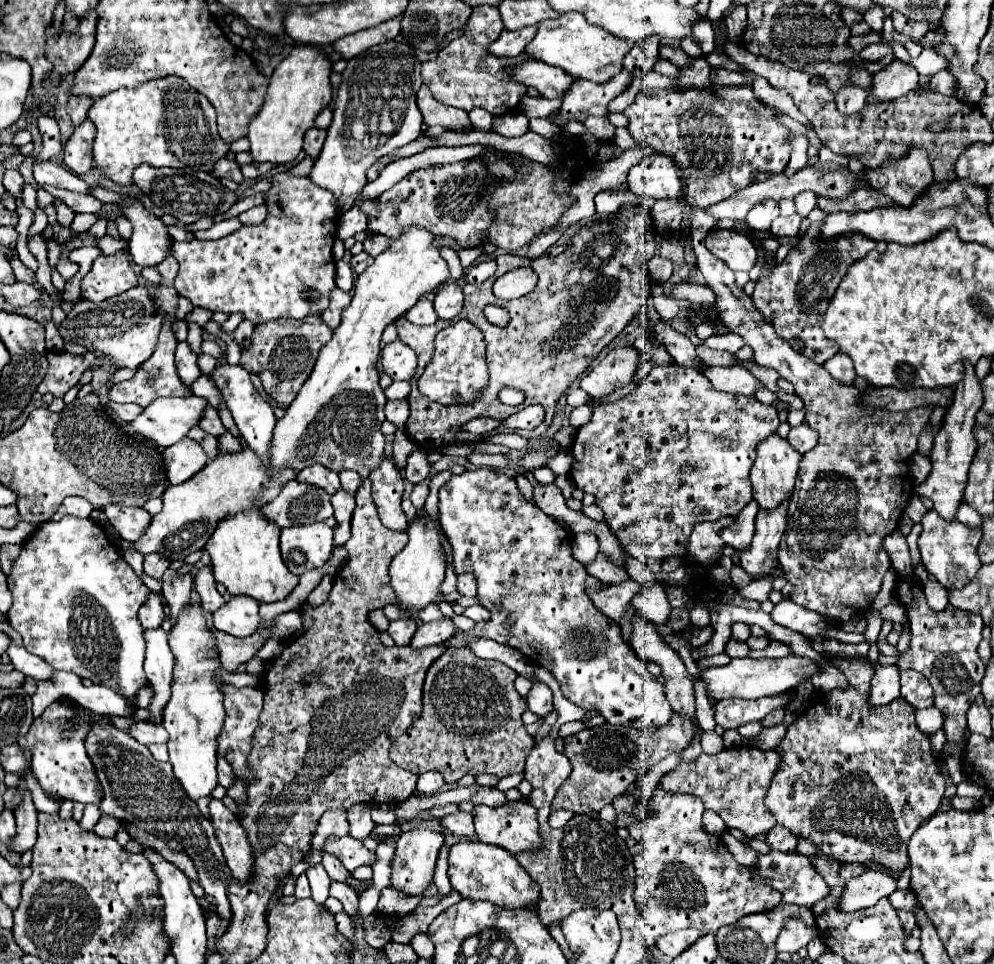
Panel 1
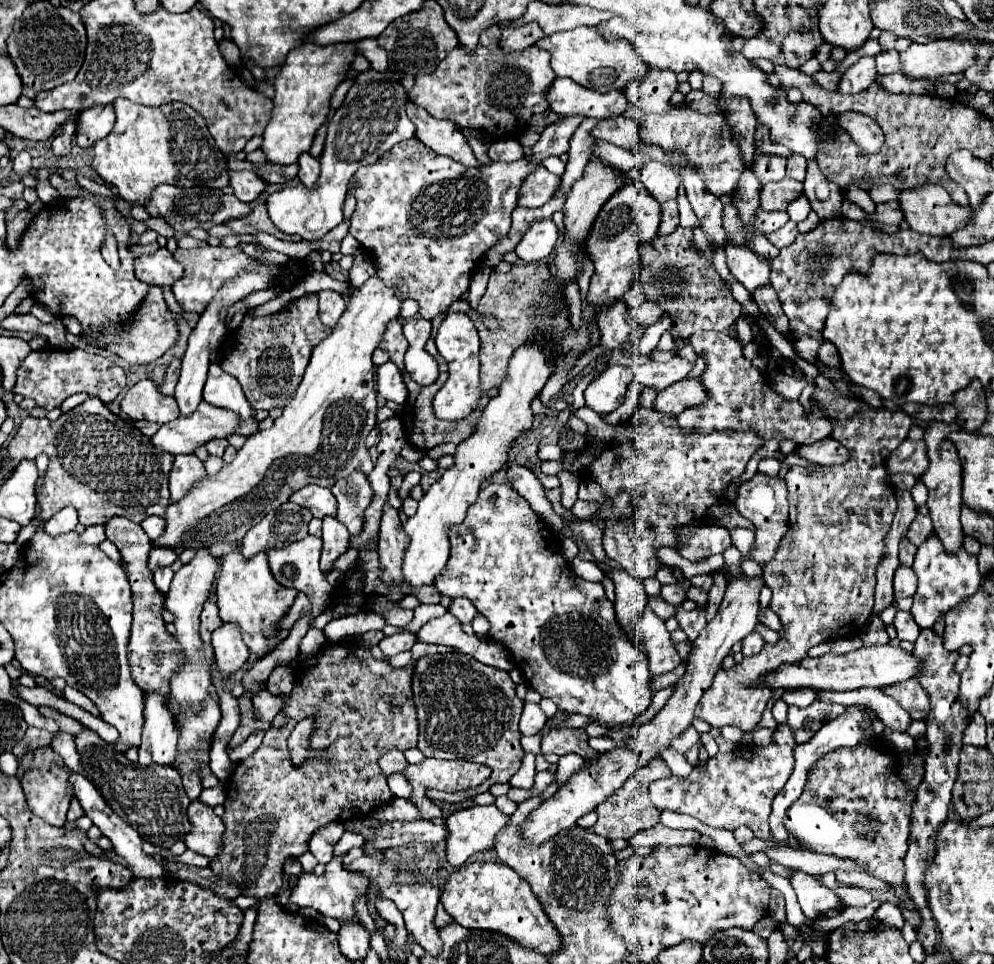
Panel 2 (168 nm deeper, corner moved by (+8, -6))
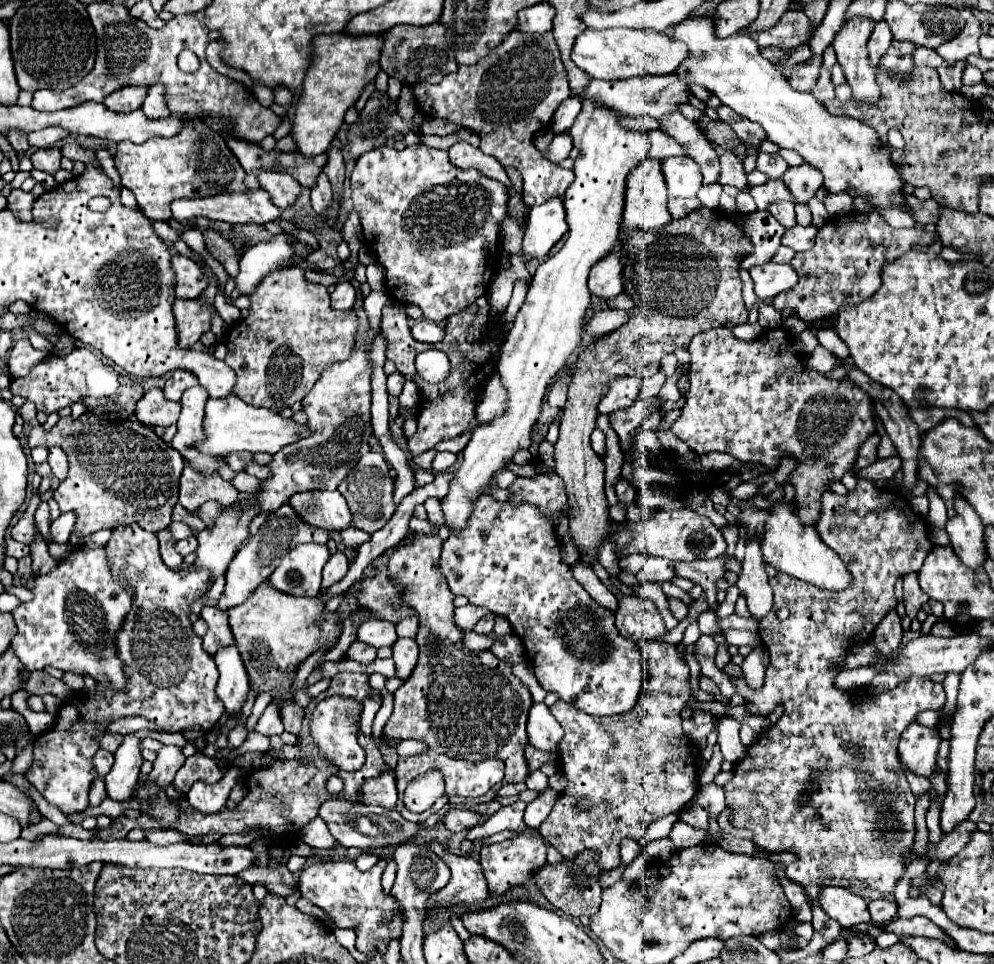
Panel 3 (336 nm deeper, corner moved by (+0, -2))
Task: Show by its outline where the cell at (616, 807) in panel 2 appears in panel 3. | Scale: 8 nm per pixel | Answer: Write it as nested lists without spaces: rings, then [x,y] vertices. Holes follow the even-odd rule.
[[[647,642],[645,646],[647,654],[647,670],[649,680],[645,682],[643,696],[639,698],[637,706],[629,710],[629,714],[611,716],[611,718],[589,718],[589,714],[577,710],[575,706],[569,706],[563,700],[557,700],[549,710],[565,730],[557,750],[561,756],[561,772],[569,778],[567,790],[561,792],[559,800],[555,802],[549,818],[539,826],[541,834],[553,844],[565,858],[573,858],[573,854],[591,848],[599,854],[599,864],[603,870],[617,868],[621,864],[619,858],[619,840],[629,836],[633,840],[641,840],[651,826],[651,822],[681,810],[687,806],[687,802],[695,796],[695,788],[691,784],[695,774],[695,760],[699,750],[695,750],[693,742],[683,734],[681,730],[681,710],[685,702],[689,700],[689,666],[679,654],[675,644],[667,642]],[[579,796],[587,796],[593,800],[593,808],[585,814],[579,814],[579,808],[575,808],[575,802]]]

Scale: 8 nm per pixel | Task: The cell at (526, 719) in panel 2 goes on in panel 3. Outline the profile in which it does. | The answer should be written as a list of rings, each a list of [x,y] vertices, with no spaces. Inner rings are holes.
[[[533,704],[529,710],[529,722],[527,722],[527,736],[529,744],[553,752],[557,748],[557,742],[563,736],[563,730],[559,722],[551,716],[549,708],[545,704]]]

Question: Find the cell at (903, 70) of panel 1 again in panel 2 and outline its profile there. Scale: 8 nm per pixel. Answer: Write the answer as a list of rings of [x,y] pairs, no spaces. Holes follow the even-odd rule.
[[[959,38],[935,40],[929,44],[911,44],[905,52],[901,52],[903,72],[919,78],[919,76],[949,76],[965,72],[975,64],[975,44]]]

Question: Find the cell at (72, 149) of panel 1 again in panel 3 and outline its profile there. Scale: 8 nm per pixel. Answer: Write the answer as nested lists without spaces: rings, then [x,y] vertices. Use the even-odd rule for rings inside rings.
[[[127,86],[127,88],[121,88],[113,94],[109,94],[109,98],[105,98],[105,106],[113,112],[133,112],[141,106],[143,98],[147,94],[147,88],[137,88],[137,86]]]

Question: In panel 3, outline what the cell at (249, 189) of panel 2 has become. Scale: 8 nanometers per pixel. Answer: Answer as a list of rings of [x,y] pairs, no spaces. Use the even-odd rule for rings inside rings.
[[[261,172],[261,174],[257,174],[257,180],[259,180],[261,188],[271,194],[271,202],[279,208],[291,206],[301,190],[299,182],[295,182],[289,174]]]

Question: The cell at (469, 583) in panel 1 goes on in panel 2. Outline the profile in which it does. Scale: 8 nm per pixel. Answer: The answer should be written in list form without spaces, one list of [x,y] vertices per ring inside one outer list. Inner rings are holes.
[[[457,598],[457,600],[453,600],[449,612],[455,614],[463,624],[471,624],[473,618],[477,616],[477,610],[473,608],[473,604],[471,604],[467,598]]]

